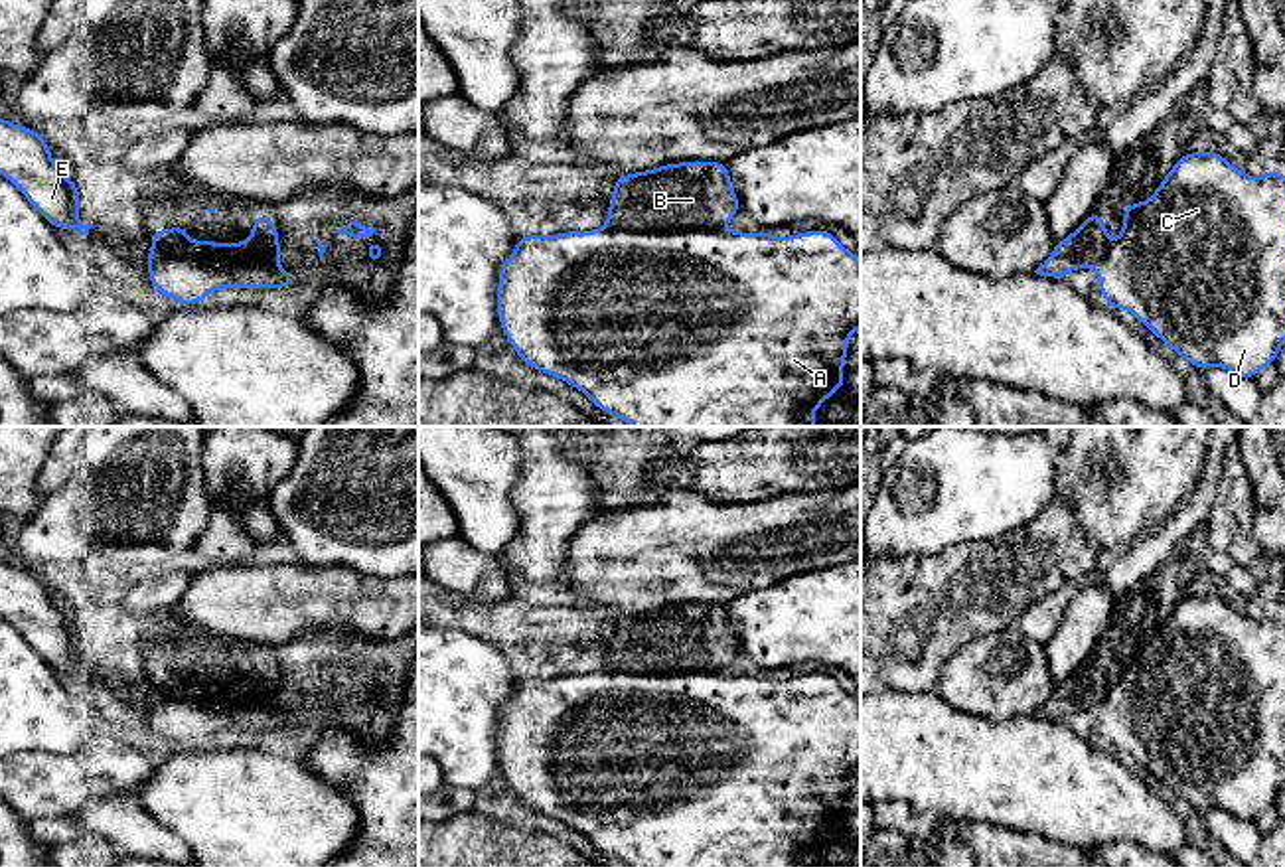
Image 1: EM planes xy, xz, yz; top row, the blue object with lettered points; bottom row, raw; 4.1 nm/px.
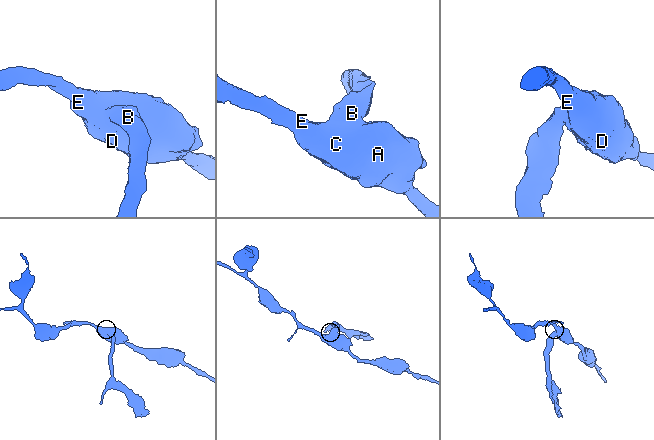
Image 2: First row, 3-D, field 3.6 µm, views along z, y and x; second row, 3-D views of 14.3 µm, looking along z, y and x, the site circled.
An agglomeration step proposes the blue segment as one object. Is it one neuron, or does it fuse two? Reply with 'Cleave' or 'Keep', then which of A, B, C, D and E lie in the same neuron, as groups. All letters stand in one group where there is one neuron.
Cleave. Groups: A C D E / B

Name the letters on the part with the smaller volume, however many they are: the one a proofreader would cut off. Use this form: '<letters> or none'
B

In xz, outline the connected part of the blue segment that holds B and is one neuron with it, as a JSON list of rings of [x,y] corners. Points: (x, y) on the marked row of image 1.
[[[675,162],[614,178],[606,227],[720,229],[738,211],[728,162]]]

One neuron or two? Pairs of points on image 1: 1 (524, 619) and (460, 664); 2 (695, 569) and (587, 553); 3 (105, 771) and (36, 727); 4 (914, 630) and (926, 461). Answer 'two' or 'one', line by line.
1: two
2: one
3: two
4: two

